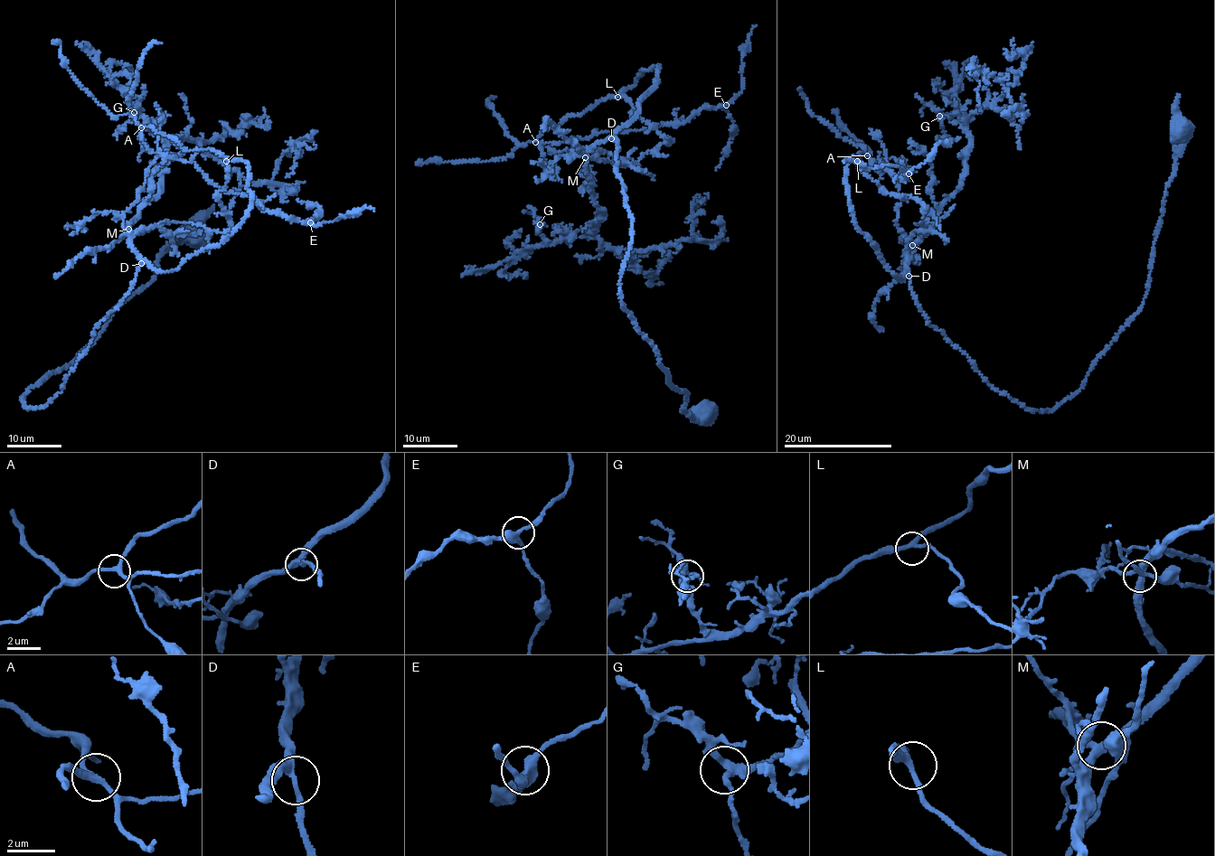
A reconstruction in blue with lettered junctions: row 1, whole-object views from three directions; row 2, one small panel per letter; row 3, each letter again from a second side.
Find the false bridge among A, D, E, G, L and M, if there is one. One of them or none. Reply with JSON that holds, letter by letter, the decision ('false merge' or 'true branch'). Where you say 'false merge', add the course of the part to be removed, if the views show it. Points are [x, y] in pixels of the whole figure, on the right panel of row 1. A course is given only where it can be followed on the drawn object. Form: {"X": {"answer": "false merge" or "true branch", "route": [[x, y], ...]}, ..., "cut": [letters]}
{"A": {"answer": "true branch"}, "D": {"answer": "true branch"}, "E": {"answer": "true branch"}, "G": {"answer": "true branch"}, "L": {"answer": "true branch"}, "M": {"answer": "true branch"}, "cut": []}

